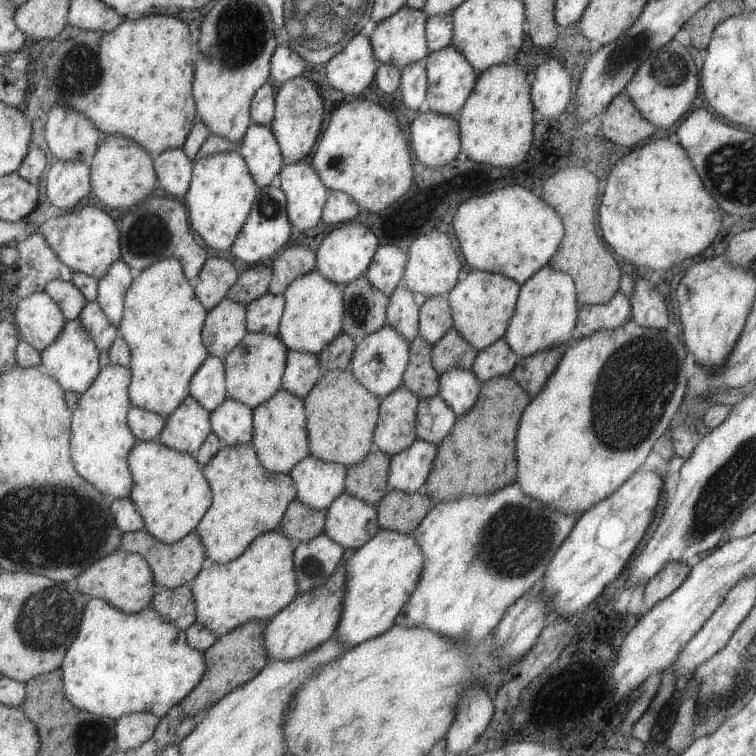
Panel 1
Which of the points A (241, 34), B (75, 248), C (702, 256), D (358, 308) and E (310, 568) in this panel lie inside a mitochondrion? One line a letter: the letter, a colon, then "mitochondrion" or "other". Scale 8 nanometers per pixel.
A: mitochondrion
B: other
C: other
D: mitochondrion
E: mitochondrion

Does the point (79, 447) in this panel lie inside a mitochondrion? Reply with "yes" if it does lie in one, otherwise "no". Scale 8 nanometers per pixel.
no

